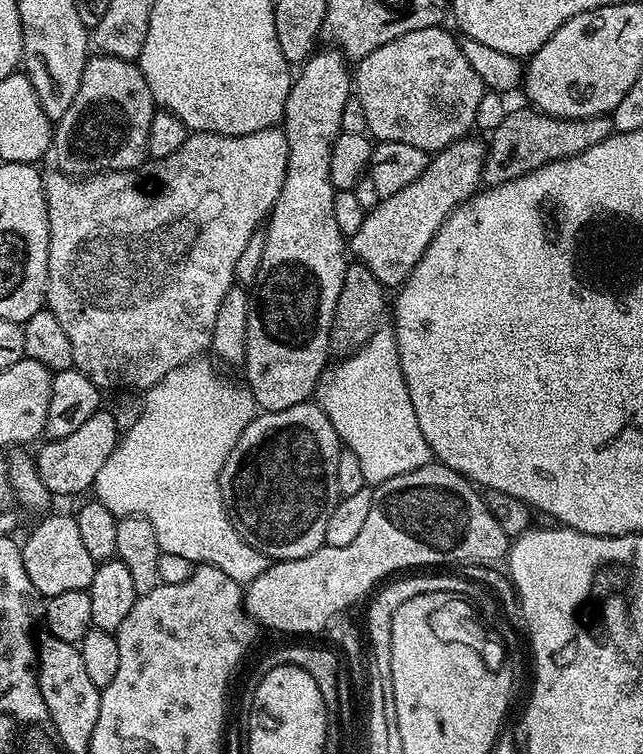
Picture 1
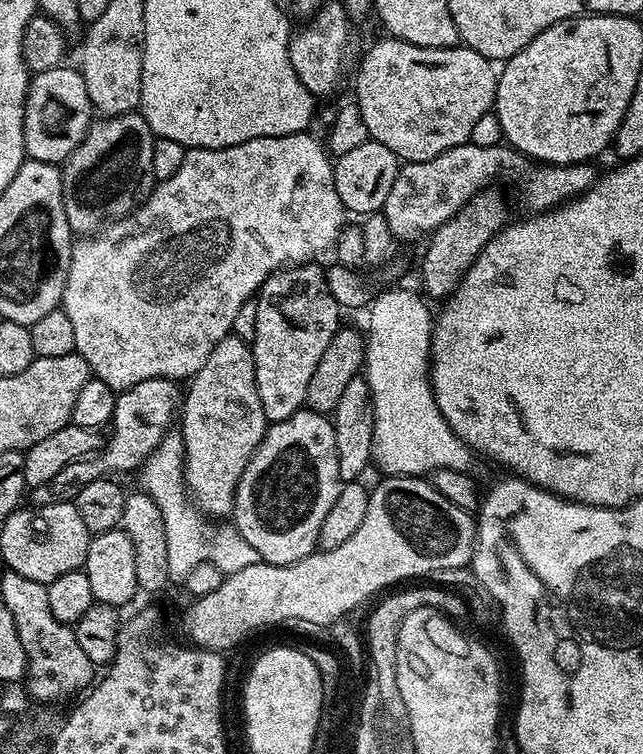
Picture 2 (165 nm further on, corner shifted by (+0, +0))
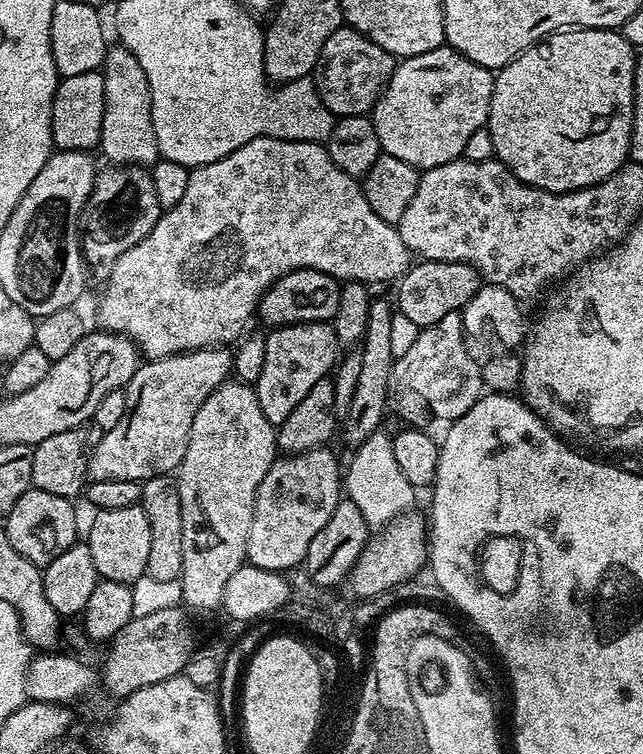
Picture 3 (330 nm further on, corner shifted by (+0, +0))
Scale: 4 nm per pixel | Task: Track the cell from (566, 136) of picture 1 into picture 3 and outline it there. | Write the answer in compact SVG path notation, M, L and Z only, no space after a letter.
M420 260L413 263L395 285L397 288L394 304L399 312L410 318L410 322L422 329L441 321L451 311L461 311L481 285L480 275L469 264Z

